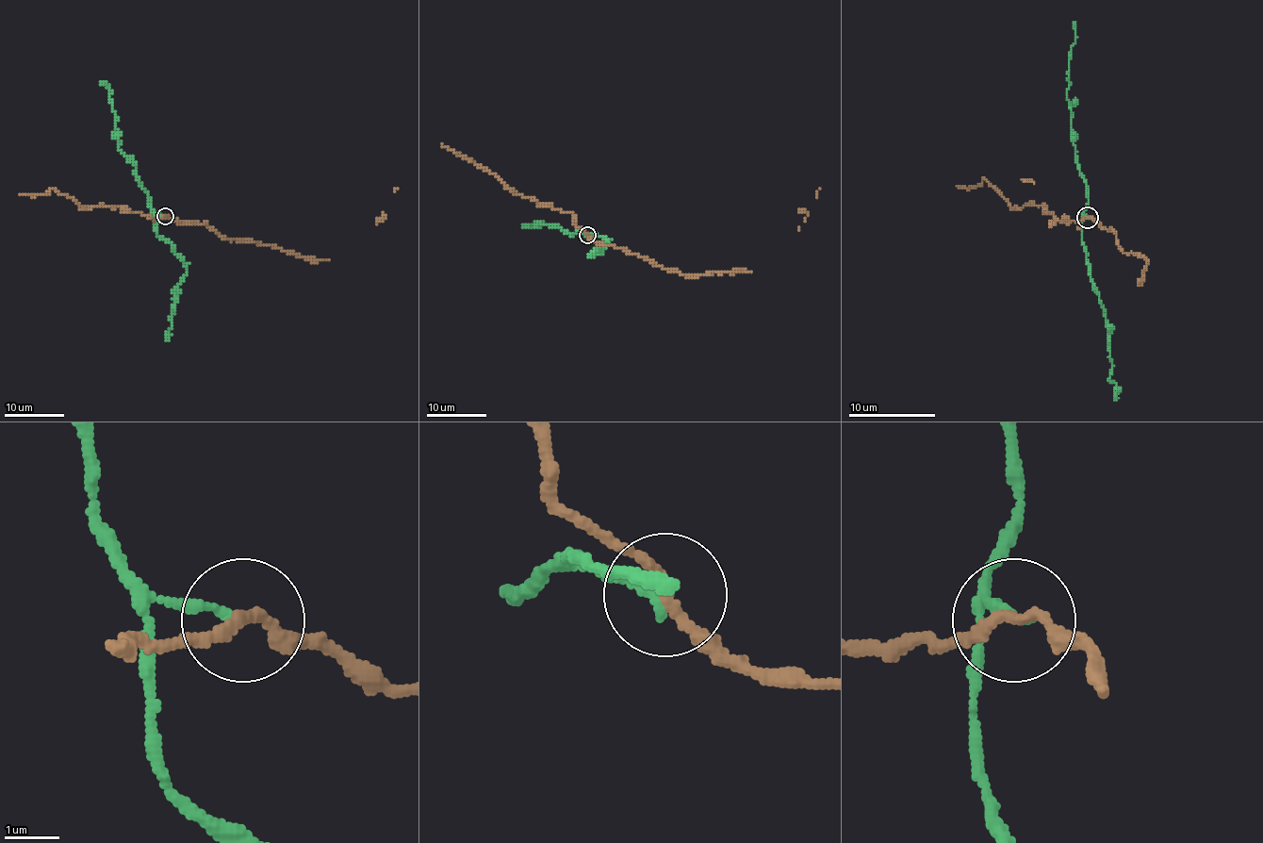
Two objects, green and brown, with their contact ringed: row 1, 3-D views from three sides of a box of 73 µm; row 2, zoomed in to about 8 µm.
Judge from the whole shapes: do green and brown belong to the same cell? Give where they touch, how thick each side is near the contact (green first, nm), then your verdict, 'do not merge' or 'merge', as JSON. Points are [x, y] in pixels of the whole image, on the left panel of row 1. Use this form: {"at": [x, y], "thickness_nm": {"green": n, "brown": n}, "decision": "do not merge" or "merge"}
{"at": [165, 216], "thickness_nm": {"green": 180, "brown": 200}, "decision": "do not merge"}

